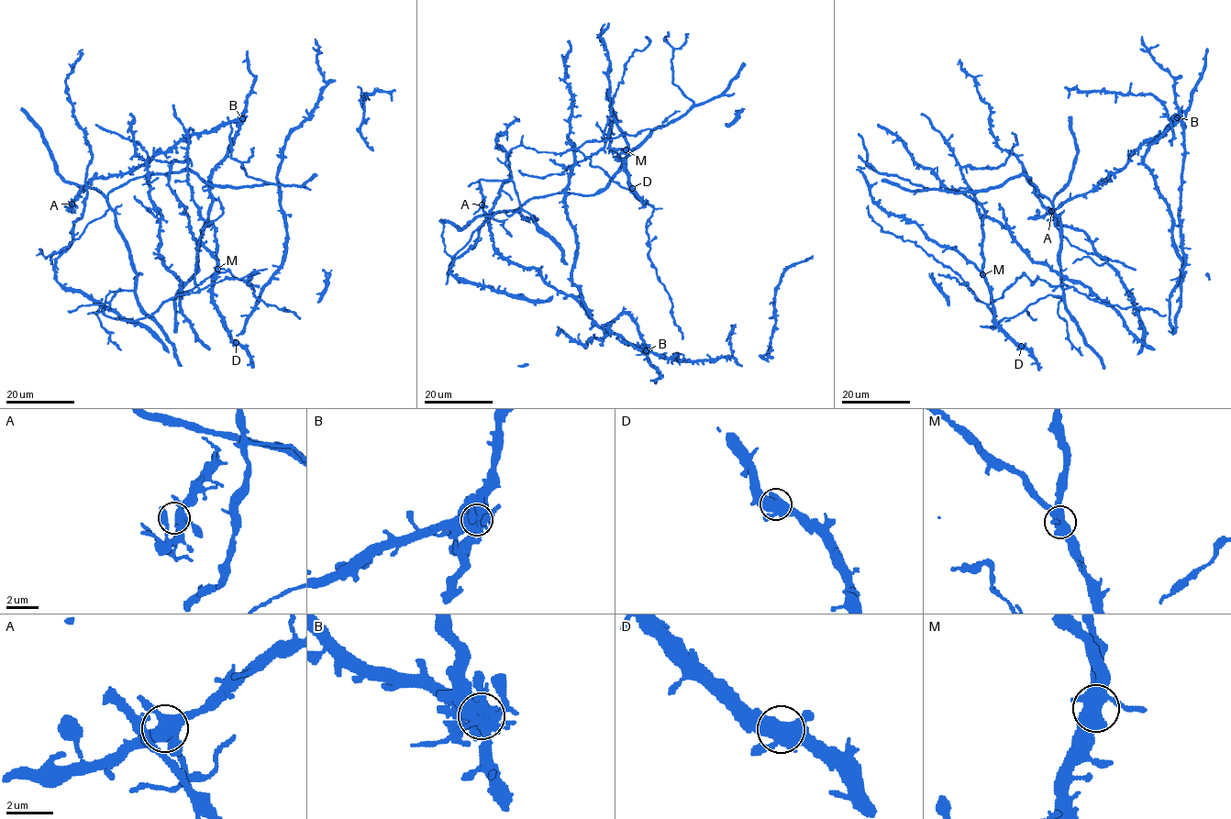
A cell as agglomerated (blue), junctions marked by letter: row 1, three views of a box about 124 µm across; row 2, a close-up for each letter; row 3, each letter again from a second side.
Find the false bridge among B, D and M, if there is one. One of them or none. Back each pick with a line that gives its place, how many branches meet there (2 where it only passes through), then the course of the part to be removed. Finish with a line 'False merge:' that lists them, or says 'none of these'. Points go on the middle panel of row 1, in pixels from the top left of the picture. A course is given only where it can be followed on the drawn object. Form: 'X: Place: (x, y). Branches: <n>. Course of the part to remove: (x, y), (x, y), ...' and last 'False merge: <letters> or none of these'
B: Place: (646, 350). Branches: 8. Course of the part to remove: (647, 350), (604, 331), (572, 297), (550, 286), (535, 269), (509, 263), (491, 237), (478, 181)
False merge: B

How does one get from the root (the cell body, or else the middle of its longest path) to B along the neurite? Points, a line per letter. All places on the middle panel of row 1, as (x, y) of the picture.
B: (610, 108), (604, 140), (511, 149), (537, 219), (497, 212), (468, 244), (492, 207), (503, 256), (647, 350)

